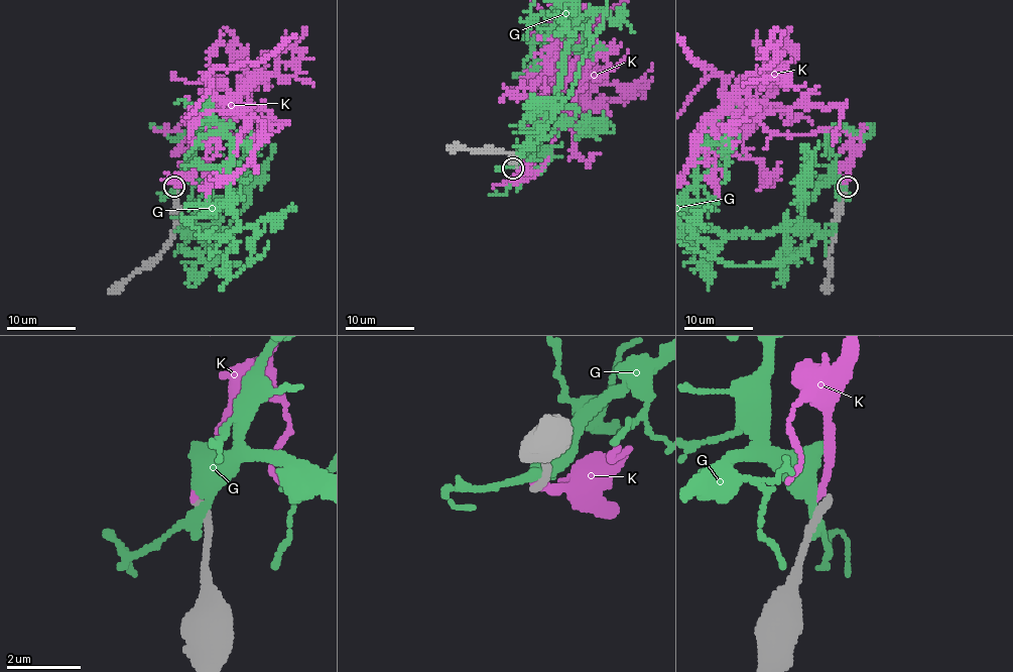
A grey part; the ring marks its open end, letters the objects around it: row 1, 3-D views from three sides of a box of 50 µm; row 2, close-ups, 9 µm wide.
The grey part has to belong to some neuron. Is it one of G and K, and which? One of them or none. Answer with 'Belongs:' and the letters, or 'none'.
Belongs: none

